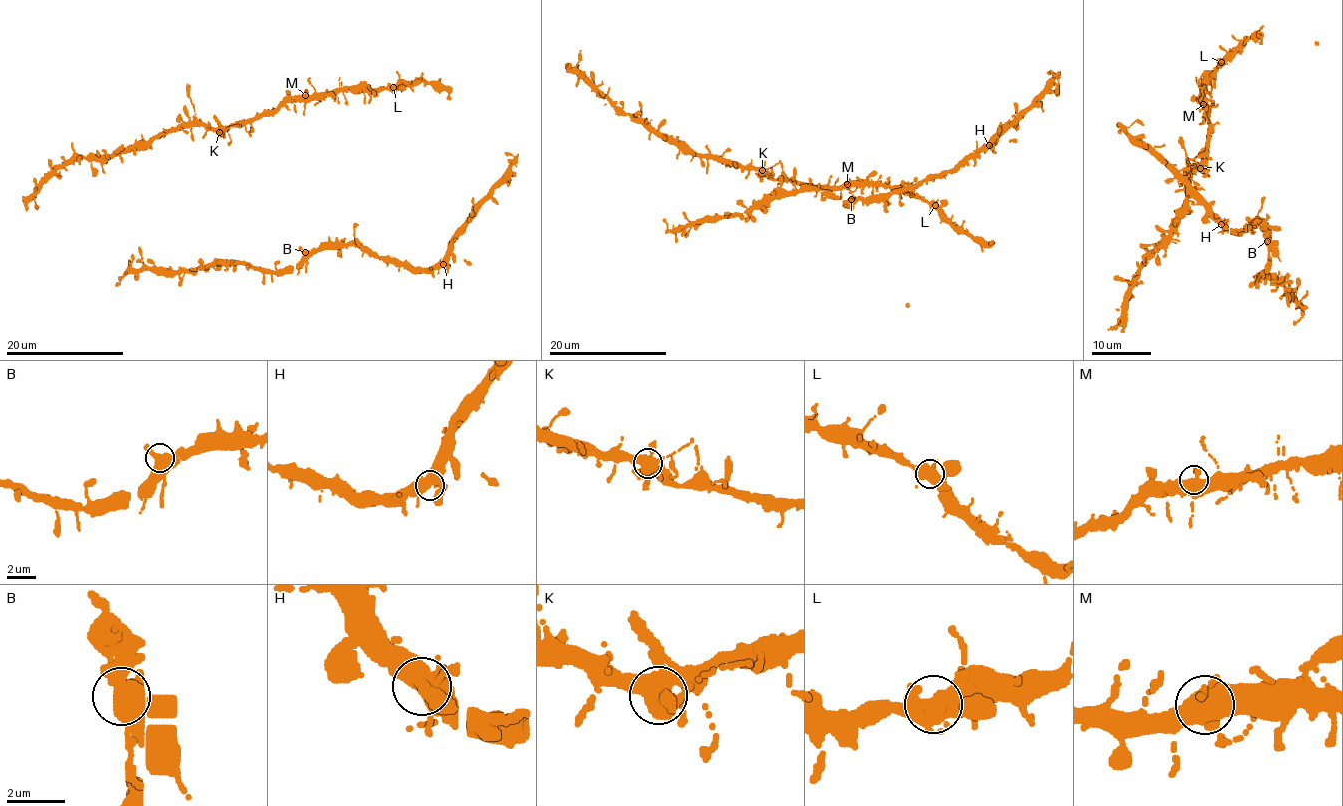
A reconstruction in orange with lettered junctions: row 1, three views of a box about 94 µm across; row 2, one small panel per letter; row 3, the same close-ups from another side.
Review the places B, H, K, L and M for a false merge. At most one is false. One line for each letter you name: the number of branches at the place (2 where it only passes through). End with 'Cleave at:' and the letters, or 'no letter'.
Cleave at: no letter

